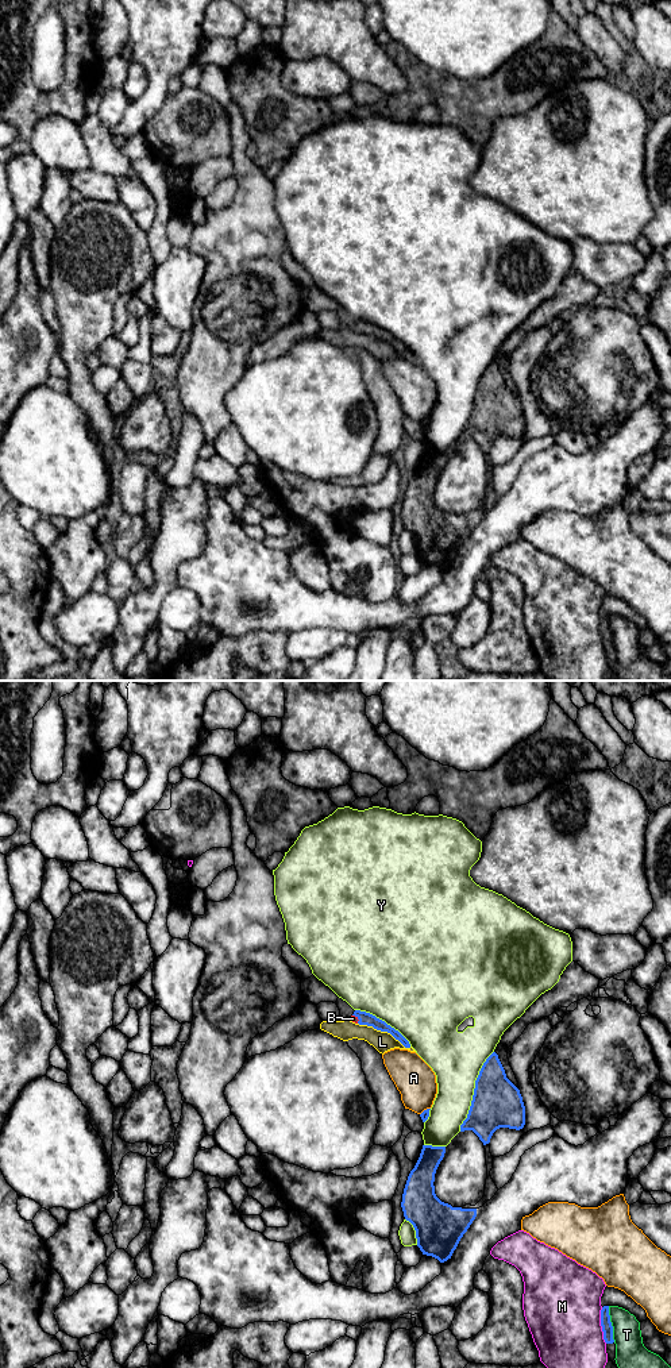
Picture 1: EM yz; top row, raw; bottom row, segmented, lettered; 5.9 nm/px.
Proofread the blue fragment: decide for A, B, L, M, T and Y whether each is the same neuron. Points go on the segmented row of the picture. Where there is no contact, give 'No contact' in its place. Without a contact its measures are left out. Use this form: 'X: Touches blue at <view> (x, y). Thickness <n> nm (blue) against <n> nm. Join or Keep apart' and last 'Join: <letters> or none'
A: Touches blue at yz (424, 1110). Thickness 50 nm (blue) against 240 nm. Keep apart
B: Touches blue at yz (358, 1018). Thickness 80 nm (blue) against 40 nm. Join
L: Touches blue at yz (385, 1031). Thickness 80 nm (blue) against 120 nm. Keep apart
M: Touches blue at yz (601, 1325). Thickness 60 nm (blue) against 440 nm. Keep apart
T: Touches blue at yz (610, 1324). Thickness 60 nm (blue) against 180 nm. Keep apart
Y: Touches blue at yz (474, 1091). Thickness 300 nm (blue) against 320 nm. Keep apart
Join: B

